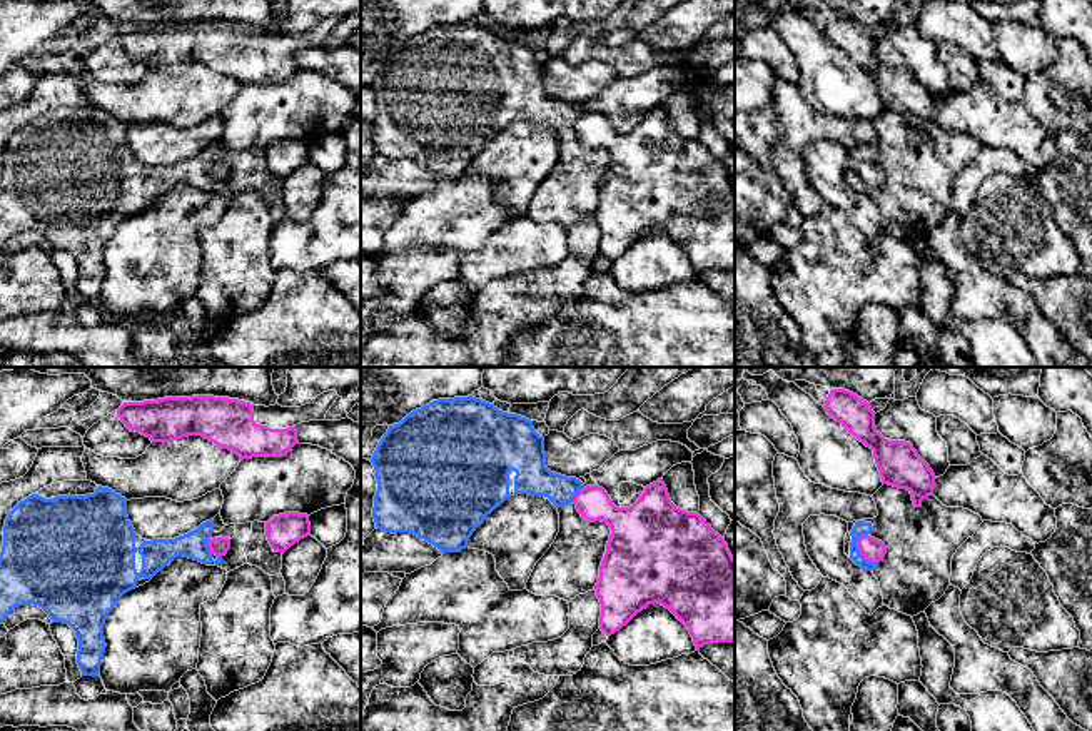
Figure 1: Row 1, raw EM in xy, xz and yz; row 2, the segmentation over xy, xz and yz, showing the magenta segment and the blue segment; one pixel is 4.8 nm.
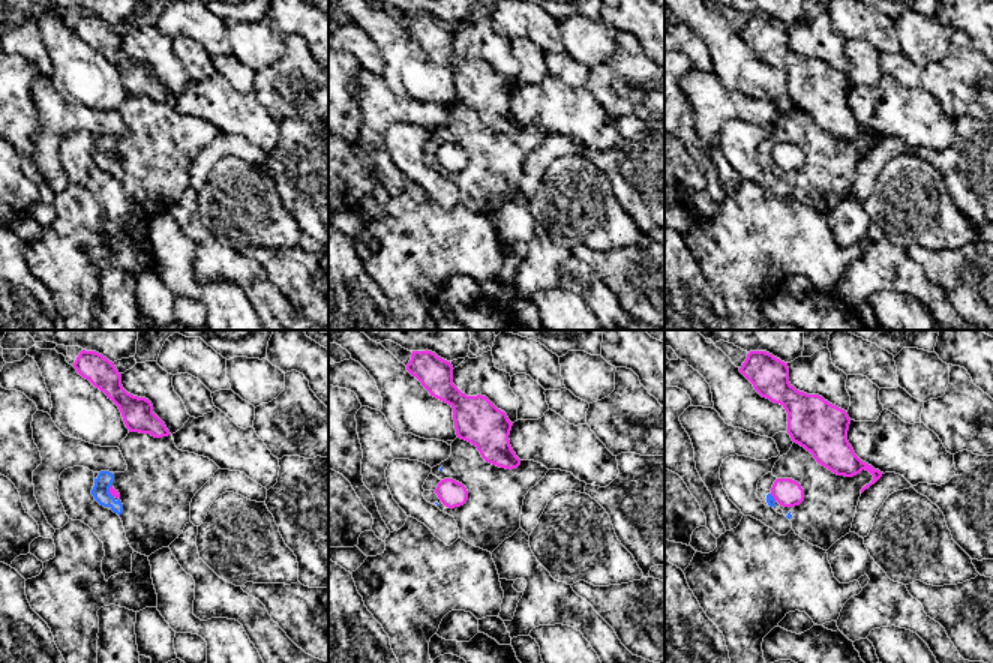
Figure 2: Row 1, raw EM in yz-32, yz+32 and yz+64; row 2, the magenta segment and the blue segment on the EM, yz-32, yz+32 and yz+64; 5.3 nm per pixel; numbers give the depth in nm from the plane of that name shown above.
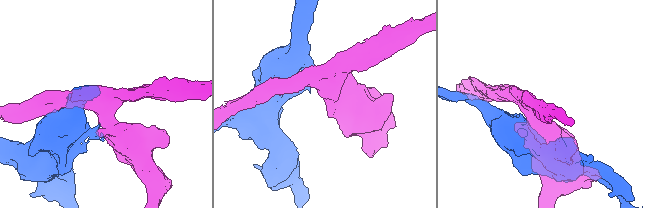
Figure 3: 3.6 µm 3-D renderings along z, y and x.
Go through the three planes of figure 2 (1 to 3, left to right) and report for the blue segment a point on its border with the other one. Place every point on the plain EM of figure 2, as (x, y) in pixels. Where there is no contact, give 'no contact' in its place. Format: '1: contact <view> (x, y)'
1: contact yz-32 (110, 155)
2: no contact
3: contact yz+64 (773, 159)

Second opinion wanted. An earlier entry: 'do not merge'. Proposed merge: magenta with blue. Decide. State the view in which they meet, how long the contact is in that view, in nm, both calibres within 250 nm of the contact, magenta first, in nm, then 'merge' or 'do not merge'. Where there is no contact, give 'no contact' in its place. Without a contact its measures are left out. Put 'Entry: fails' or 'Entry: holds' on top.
Entry: holds
contact in yz; length 160 nm; calibres 110 and 70 nm; do not merge

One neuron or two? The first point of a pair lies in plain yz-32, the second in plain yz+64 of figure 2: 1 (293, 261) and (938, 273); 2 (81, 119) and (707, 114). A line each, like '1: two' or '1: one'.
1: one
2: one

